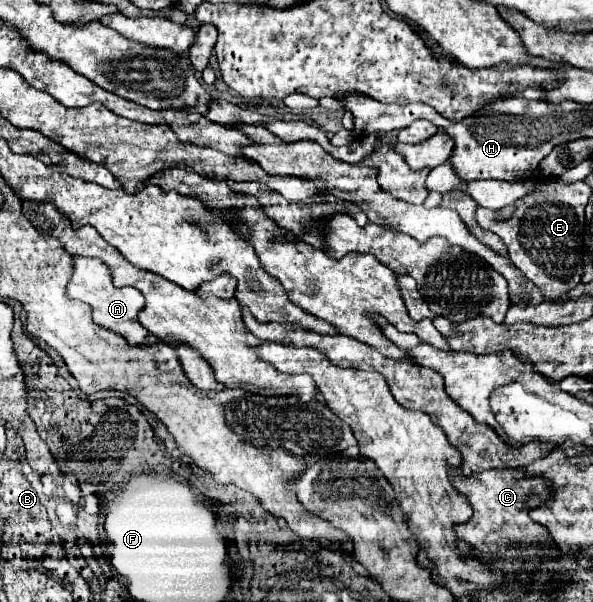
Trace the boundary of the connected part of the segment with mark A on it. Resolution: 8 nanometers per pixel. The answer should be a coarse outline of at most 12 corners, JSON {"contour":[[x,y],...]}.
{"contour":[[98,258],[72,260],[68,298],[132,346],[158,342],[138,322],[140,290],[114,288]]}

